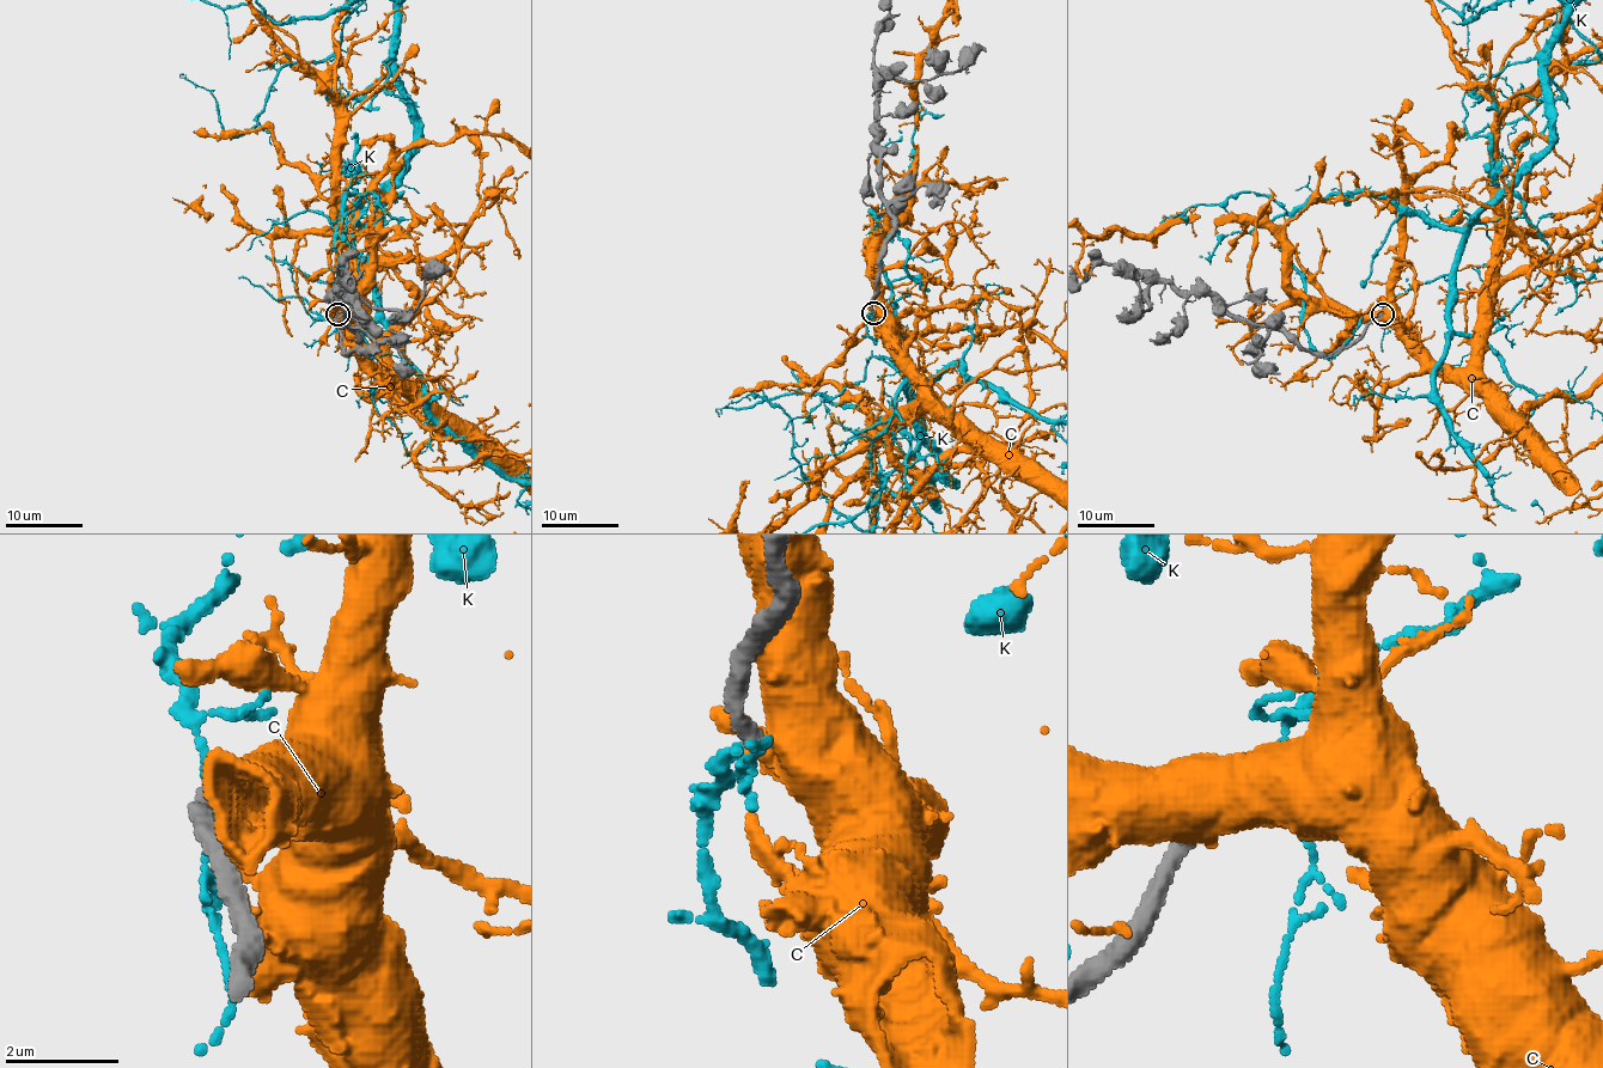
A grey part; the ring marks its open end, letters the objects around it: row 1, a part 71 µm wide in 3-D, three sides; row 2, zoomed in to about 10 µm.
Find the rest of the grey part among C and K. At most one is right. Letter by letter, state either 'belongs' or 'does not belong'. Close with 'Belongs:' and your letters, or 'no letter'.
C: does not belong
K: does not belong
Belongs: no letter

